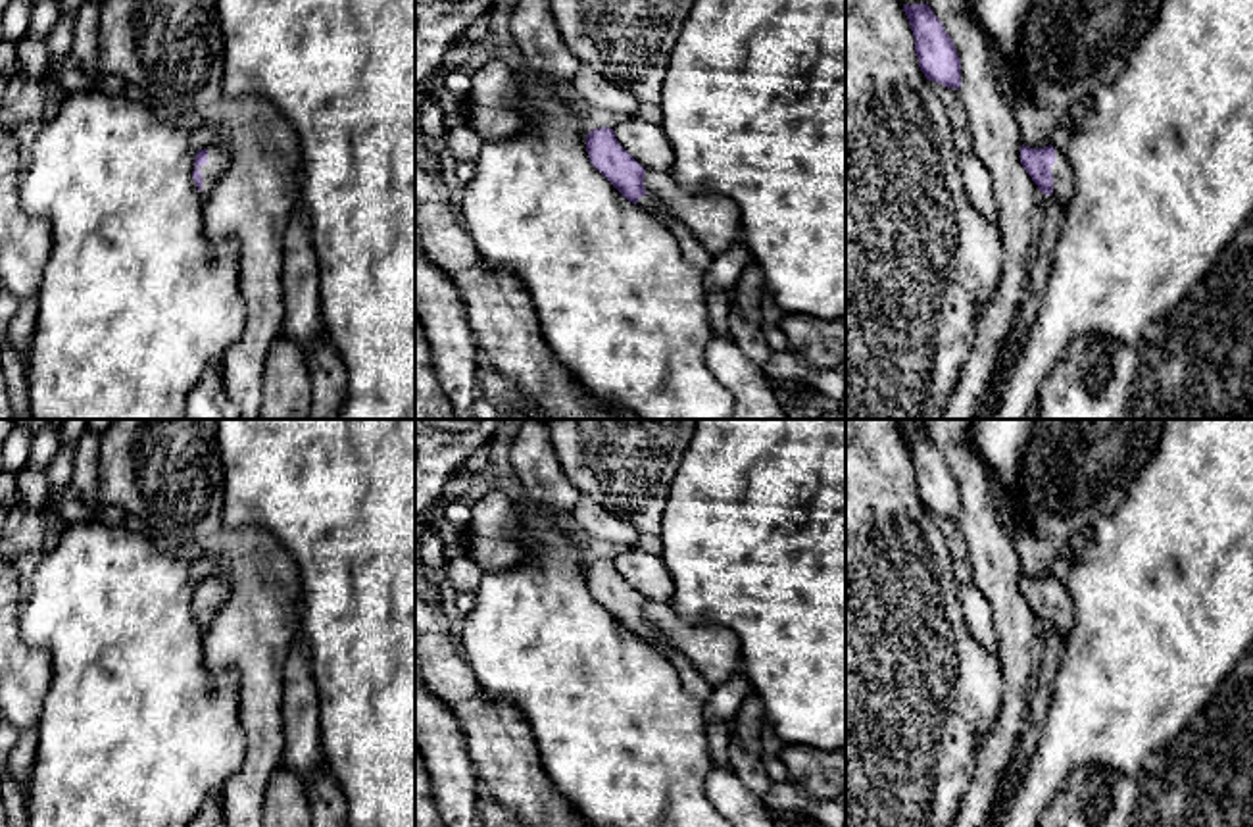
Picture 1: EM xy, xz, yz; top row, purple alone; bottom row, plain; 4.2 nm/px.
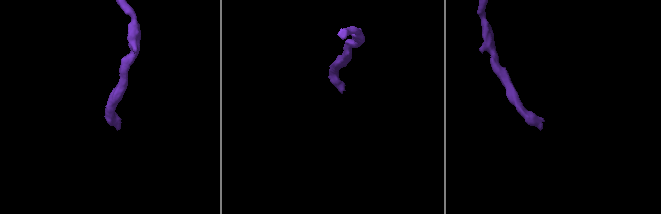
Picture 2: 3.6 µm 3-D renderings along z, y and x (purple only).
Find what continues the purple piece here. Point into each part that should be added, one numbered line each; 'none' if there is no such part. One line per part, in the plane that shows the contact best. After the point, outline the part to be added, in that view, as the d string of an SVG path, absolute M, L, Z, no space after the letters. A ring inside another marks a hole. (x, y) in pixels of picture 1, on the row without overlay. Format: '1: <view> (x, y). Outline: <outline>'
1: xy (218, 591). Outline: M211 577L208 579L208 594L202 598L196 598L202 602L202 627L208 629L219 610L219 606L227 600L231 594L229 585Z

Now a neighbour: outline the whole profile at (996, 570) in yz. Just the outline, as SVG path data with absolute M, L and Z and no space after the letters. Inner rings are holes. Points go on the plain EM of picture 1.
M926 419L961 490L961 531L972 579L994 612L997 662L1003 675L1001 712L974 750L974 777L951 827L984 827L1009 771L1028 712L1044 623L1020 594L1022 567L992 500L990 475L967 440L967 419Z

